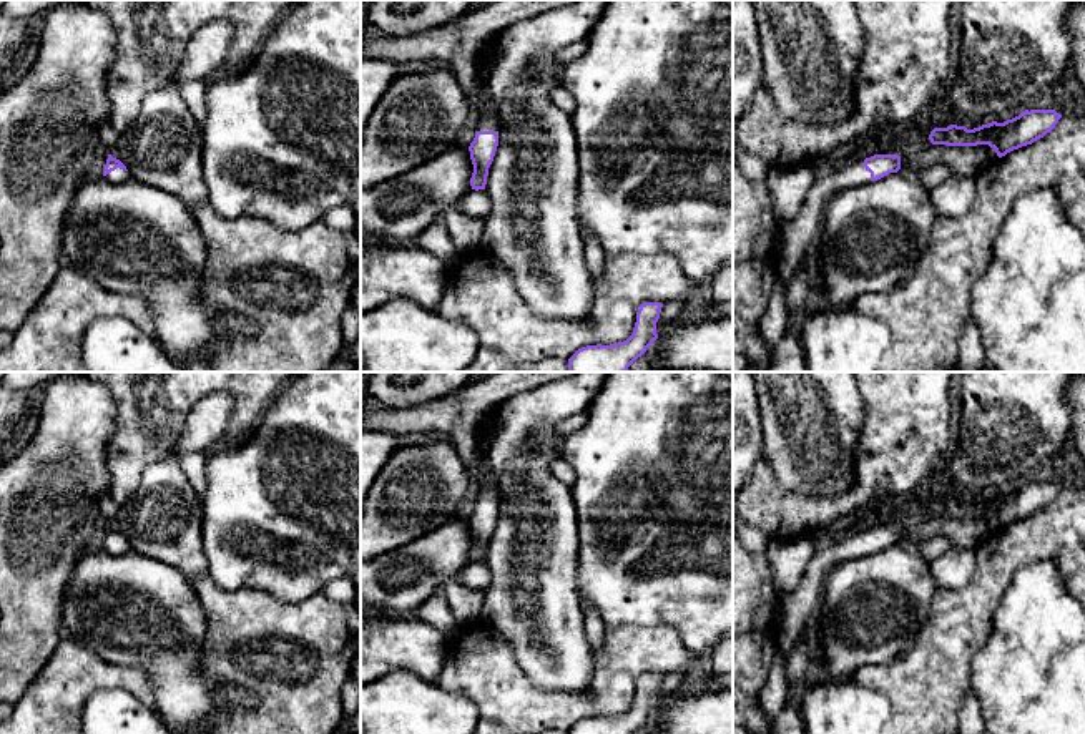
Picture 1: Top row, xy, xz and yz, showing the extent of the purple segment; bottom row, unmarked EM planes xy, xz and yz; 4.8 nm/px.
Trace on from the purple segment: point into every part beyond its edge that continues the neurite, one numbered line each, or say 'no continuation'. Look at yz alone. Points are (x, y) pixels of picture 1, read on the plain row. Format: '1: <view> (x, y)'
1: yz (795, 610)

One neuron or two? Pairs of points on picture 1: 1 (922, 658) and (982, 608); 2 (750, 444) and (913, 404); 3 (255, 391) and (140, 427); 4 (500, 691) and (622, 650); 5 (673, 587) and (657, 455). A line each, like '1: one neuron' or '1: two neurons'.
1: one neuron
2: two neurons
3: one neuron
4: one neuron
5: one neuron

